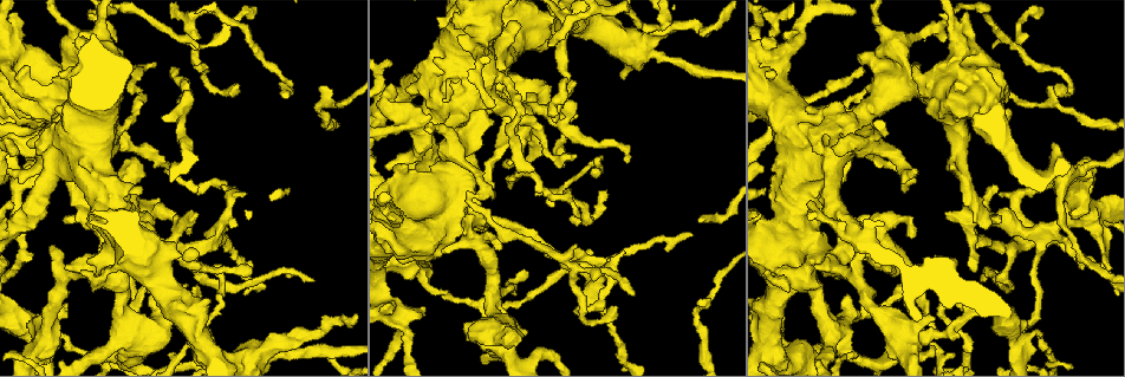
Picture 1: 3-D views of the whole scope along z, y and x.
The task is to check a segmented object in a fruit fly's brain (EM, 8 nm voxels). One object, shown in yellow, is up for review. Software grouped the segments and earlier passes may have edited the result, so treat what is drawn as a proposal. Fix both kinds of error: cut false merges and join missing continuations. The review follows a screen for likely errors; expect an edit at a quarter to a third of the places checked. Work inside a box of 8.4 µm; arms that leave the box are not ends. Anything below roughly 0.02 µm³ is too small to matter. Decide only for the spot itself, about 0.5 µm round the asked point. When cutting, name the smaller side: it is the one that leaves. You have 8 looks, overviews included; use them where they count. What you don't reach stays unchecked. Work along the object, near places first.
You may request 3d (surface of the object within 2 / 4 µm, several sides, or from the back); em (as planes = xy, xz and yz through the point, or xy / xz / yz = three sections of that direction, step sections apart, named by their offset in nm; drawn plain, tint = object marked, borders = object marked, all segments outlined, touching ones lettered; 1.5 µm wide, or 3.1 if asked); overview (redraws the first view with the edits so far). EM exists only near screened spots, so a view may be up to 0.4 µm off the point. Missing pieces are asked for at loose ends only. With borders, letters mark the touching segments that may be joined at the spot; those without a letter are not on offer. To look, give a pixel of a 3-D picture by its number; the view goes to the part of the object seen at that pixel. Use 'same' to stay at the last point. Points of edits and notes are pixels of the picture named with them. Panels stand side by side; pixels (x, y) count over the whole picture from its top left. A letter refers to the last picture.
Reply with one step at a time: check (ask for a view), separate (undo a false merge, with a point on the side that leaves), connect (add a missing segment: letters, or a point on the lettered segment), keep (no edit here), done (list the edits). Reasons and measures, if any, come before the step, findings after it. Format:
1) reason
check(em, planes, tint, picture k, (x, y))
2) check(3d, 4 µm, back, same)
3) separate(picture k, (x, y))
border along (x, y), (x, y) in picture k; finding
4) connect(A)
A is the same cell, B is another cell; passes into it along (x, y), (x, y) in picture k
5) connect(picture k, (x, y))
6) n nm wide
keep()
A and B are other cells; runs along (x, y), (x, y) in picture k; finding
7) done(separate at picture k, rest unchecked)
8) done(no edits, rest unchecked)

check(3d, 4 µm, picture 1, (975, 270))

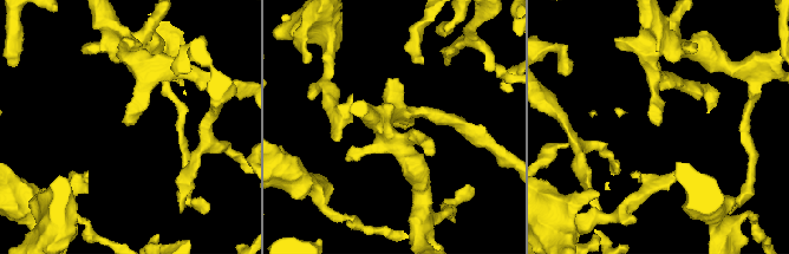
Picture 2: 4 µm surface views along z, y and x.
check(em, xz, step 4, tint, picture 2, (660, 123))

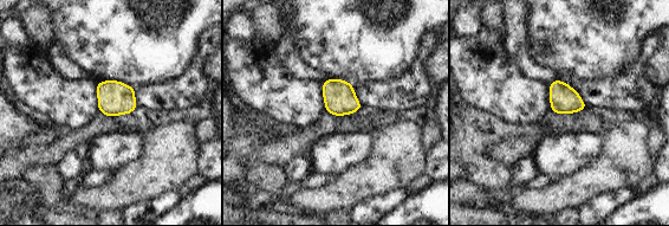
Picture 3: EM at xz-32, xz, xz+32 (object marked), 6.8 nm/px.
check(em, planes, borders, same)

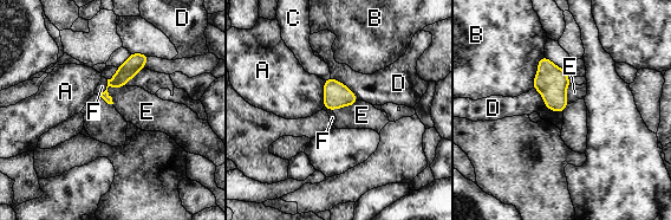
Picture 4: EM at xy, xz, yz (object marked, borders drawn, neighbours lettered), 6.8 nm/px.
keep()
A, B, C, D, E and F are other cells; border along (125, 85), (108, 88), (112, 103) in picture 4; no lettered segment goes on from it

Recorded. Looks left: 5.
thin end
check(3d, 2 µm, back, picture 1, (525, 276))

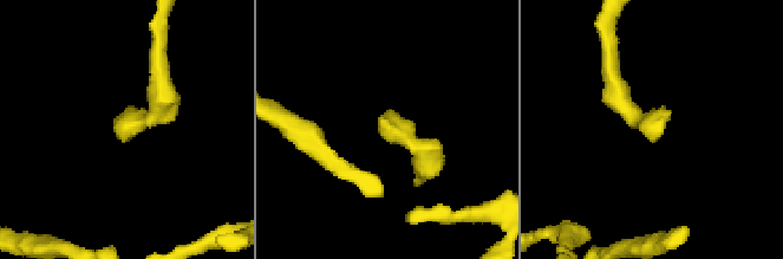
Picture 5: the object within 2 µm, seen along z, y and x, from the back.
check(em, xy, step 8, borders, picture 5, (654, 142))

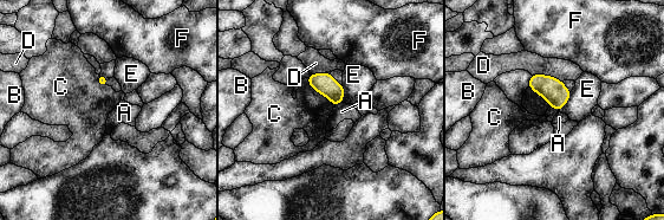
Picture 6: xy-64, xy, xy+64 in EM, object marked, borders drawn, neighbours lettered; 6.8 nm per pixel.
check(em, planes, borders, same)

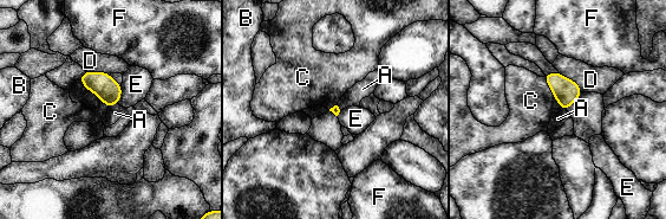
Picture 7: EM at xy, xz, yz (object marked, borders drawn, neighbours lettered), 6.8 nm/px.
keep()
A, B, C, D, E and F are other cells; none of them fits

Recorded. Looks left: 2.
abrupt turn
check(em, xy, step 4, borders, picture 1, (876, 144))

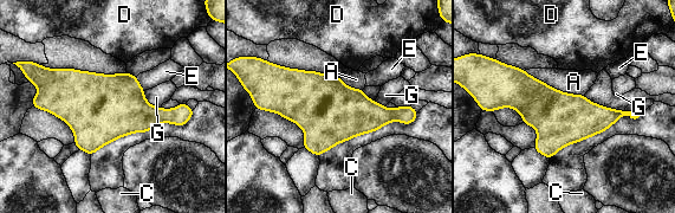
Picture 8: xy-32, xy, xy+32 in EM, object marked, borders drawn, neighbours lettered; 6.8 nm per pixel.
keep()
A, C, D, E and G are other cells; runs along (500, 99), (635, 115) in picture 8; one neuron here

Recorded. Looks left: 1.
done(no edits, rest unchecked)

